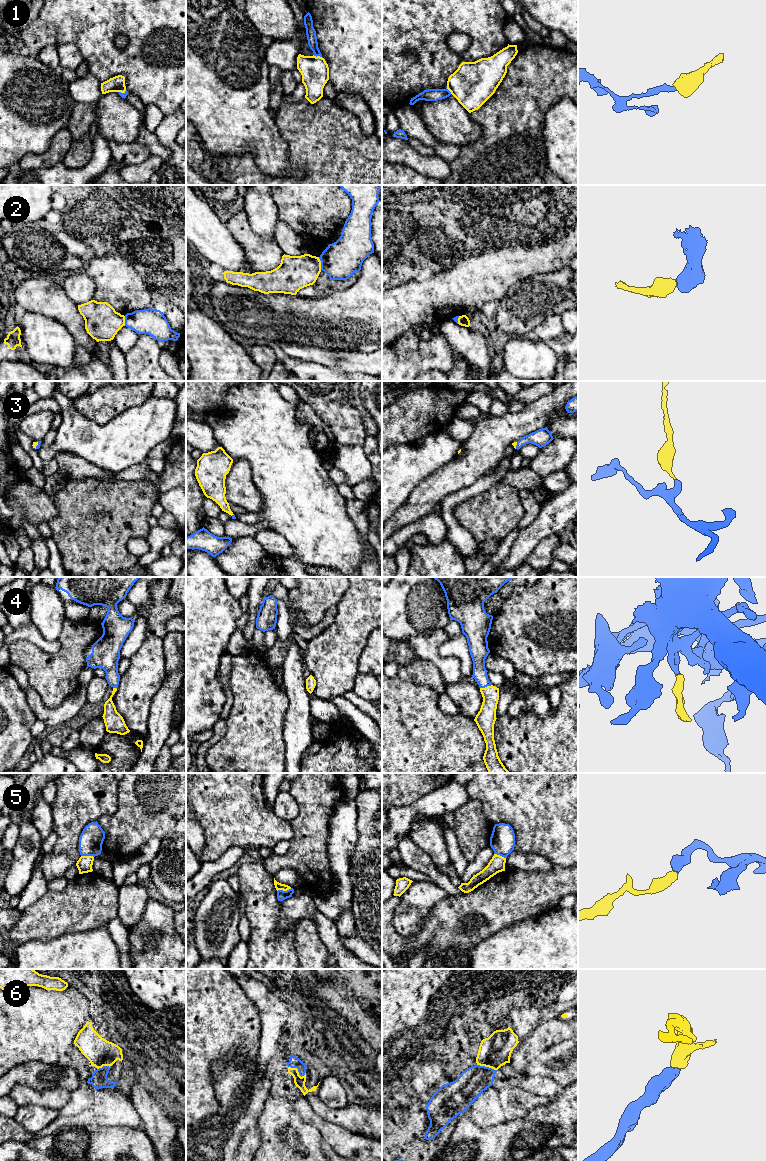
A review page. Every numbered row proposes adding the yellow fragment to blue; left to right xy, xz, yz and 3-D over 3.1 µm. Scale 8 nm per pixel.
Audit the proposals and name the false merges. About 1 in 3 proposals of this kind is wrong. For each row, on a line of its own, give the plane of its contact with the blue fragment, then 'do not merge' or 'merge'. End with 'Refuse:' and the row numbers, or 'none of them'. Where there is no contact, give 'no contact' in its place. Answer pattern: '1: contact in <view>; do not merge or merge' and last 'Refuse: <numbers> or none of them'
1: contact in xz; merge
2: contact in xz; do not merge
3: contact in xy; merge
4: contact in yz; merge
5: contact in xz; do not merge
6: contact in xz; merge
Refuse: 2, 5

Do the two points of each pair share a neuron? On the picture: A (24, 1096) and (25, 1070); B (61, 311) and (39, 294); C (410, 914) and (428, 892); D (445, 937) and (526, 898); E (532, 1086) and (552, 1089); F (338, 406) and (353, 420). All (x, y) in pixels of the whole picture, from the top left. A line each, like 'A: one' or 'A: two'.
A: two
B: one
C: one
D: one
E: one
F: one

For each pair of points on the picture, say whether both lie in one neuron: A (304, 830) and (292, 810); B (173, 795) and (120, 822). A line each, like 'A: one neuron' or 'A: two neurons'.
A: two neurons
B: one neuron

